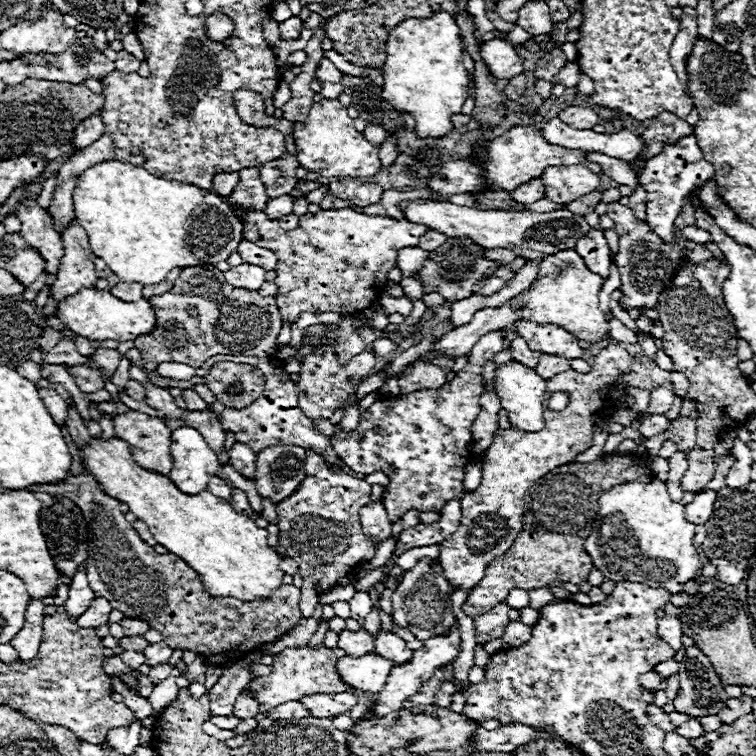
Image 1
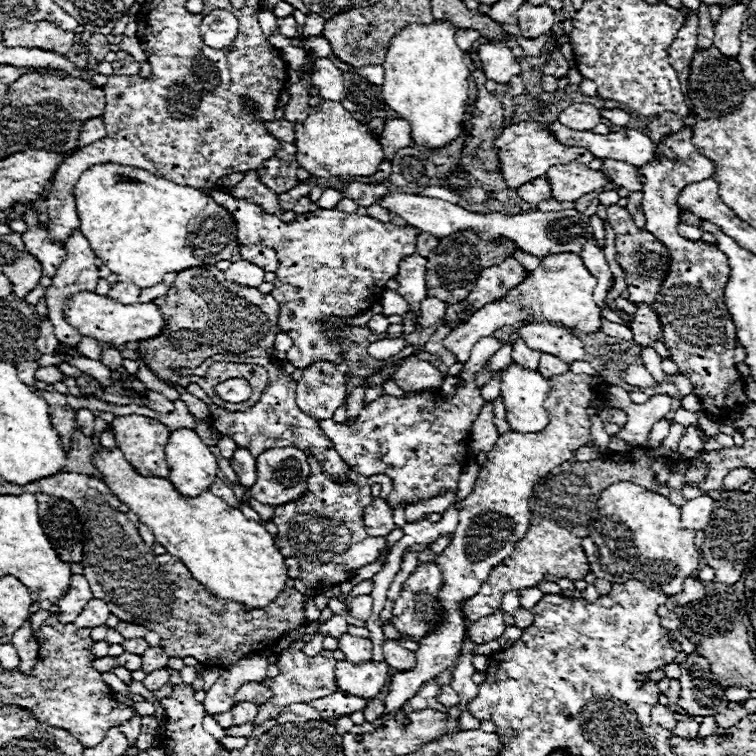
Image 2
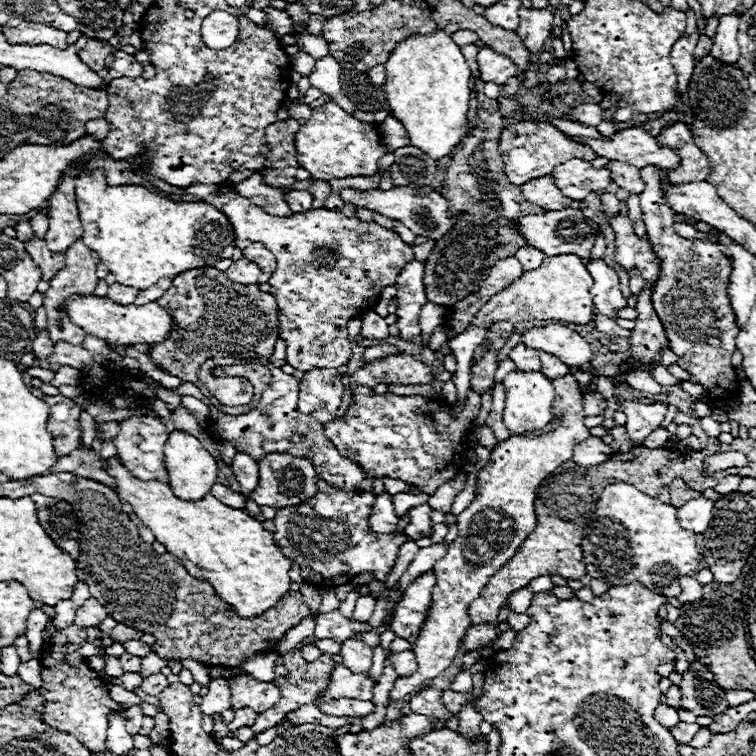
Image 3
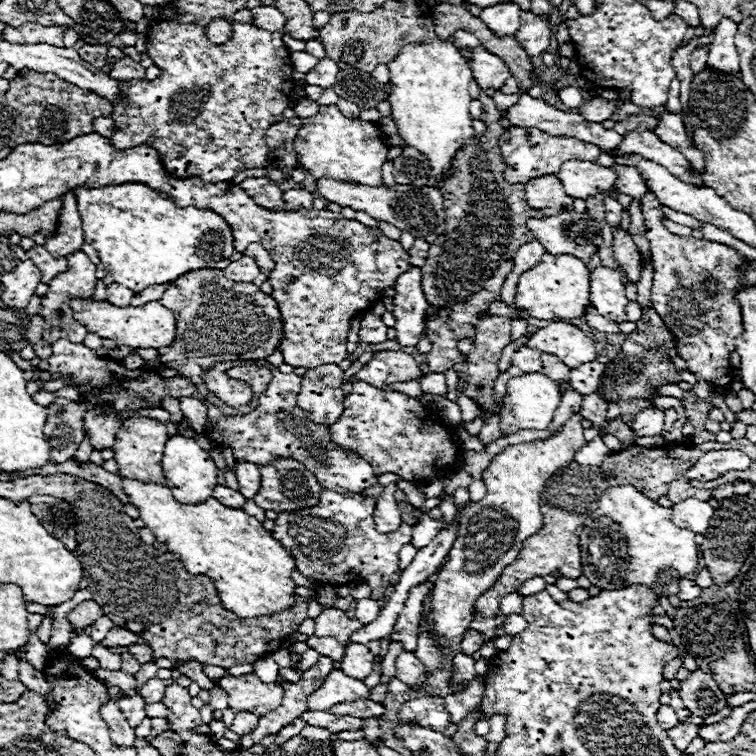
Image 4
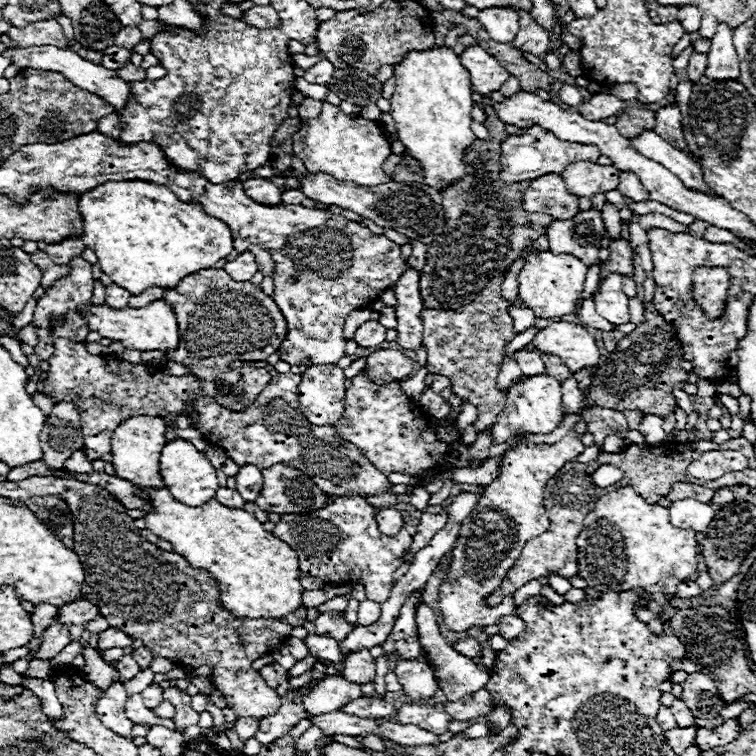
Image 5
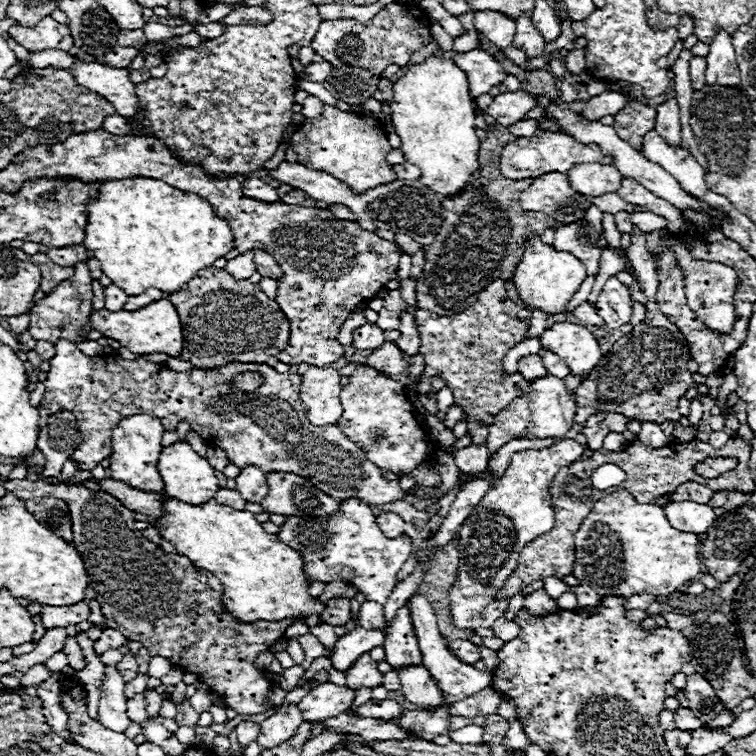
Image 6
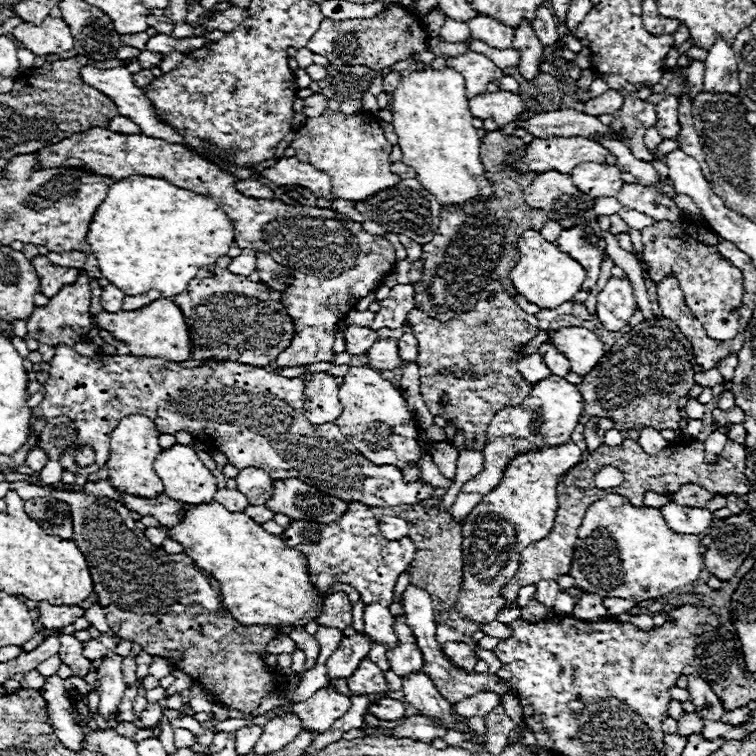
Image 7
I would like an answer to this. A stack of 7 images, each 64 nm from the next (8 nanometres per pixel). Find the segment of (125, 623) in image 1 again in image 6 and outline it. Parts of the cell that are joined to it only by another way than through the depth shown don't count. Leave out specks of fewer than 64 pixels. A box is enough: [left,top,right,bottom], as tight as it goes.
[94,628,128,656]

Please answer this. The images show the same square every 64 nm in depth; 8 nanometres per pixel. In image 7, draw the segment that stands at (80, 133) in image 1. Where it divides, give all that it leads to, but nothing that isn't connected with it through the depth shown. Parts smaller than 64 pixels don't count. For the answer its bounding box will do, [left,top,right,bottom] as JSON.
[108,116,142,134]

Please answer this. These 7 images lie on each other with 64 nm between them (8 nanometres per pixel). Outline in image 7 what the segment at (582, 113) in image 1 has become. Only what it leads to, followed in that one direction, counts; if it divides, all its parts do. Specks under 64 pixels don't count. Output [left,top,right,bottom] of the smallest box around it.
[584,90,624,116]

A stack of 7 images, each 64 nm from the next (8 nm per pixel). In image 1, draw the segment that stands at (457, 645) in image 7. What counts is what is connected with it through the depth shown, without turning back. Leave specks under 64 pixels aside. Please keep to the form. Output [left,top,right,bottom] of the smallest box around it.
[474,602,510,644]

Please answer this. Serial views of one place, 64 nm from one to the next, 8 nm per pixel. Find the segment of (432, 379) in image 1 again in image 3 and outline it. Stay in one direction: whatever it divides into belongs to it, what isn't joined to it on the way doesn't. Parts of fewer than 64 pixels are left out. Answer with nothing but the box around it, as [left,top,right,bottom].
[346,354,434,386]

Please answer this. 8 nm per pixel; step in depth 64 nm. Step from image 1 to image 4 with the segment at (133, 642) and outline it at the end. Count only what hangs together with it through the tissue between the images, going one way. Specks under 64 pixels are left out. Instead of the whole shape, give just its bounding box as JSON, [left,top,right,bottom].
[130,644,152,664]

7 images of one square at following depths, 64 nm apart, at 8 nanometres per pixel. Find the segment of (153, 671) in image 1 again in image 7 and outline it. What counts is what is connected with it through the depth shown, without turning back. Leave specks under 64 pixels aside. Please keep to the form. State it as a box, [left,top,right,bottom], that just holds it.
[140,702,162,726]

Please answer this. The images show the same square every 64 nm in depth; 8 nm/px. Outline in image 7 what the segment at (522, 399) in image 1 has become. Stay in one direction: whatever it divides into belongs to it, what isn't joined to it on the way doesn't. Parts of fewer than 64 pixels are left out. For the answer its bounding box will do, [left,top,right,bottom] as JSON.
[450,376,584,518]

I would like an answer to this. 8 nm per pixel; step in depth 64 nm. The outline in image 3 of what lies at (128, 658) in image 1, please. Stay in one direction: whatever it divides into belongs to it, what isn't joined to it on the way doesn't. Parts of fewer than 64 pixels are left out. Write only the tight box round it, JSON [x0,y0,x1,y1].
[120,652,140,672]

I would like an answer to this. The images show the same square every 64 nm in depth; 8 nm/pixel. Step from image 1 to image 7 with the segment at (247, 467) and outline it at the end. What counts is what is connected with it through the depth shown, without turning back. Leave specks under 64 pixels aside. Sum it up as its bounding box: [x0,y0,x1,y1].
[234,466,274,506]

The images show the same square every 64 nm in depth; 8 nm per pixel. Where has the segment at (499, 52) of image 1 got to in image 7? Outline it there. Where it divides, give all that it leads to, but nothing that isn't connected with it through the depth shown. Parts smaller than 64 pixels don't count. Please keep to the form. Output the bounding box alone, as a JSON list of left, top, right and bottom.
[446,52,504,98]

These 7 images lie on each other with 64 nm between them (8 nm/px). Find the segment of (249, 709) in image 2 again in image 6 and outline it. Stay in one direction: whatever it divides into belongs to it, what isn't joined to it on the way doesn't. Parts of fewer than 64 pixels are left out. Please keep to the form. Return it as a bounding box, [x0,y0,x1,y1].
[236,722,260,748]

